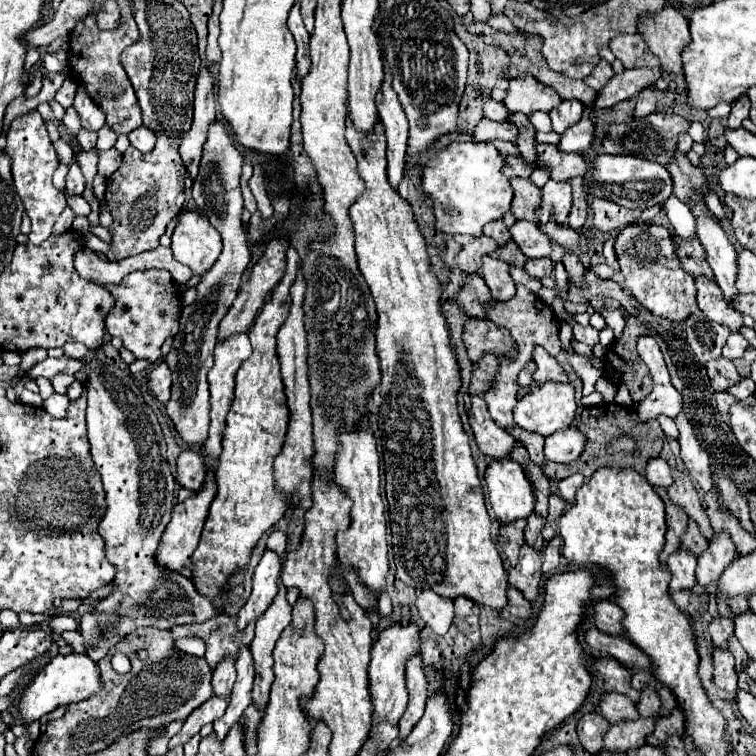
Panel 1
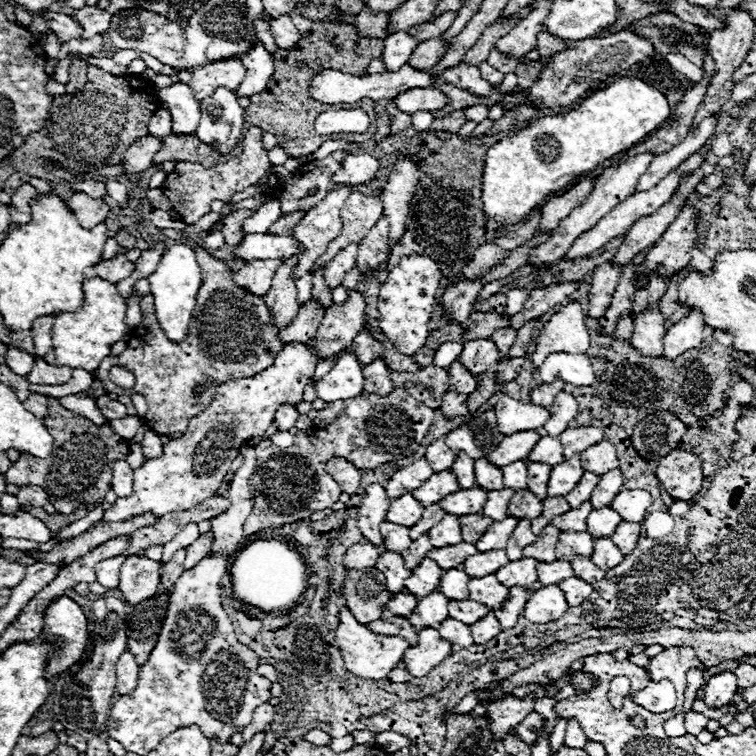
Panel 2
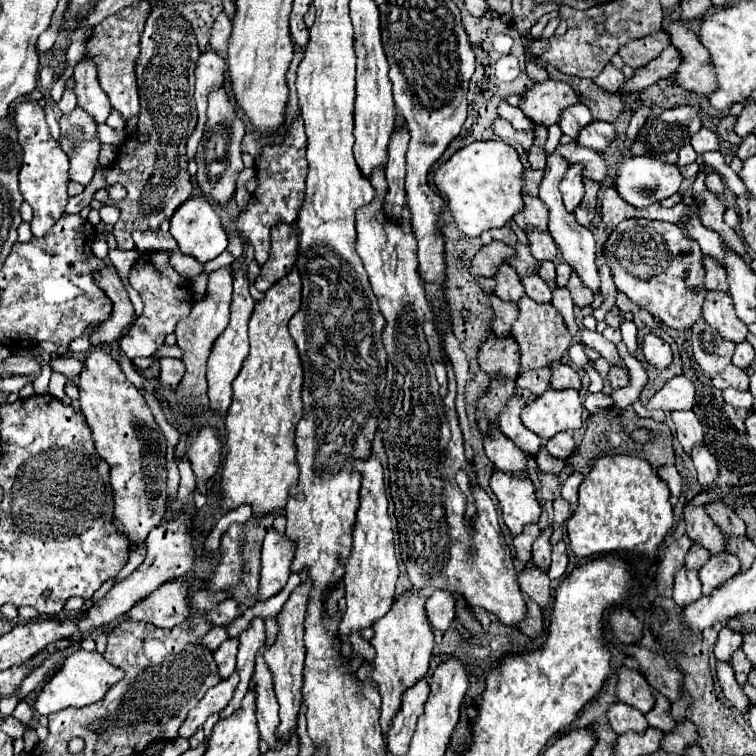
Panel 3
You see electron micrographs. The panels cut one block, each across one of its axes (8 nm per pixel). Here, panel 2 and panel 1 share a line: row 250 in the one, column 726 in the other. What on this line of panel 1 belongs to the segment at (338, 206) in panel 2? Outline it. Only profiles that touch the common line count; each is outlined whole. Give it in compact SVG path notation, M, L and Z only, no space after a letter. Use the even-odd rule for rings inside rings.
M694 276L694 284L696 284L696 300L698 300L698 308L712 320L718 324L728 326L732 332L738 332L742 328L742 314L736 312L726 298L722 296L722 290L718 288L718 284L714 280L706 280L706 276Z

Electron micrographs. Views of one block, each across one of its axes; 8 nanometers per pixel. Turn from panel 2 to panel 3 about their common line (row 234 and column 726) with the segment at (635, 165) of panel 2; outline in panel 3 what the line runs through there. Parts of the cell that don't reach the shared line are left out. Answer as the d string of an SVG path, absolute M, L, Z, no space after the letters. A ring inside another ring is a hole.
M722 552L718 556L710 556L710 560L700 568L700 582L702 582L702 594L708 596L716 586L732 578L740 572L740 560L738 556L730 552Z

